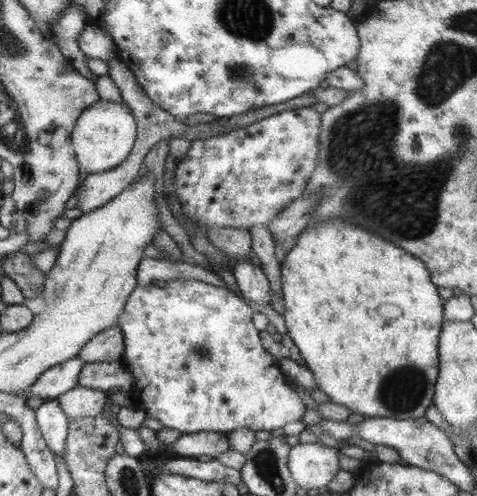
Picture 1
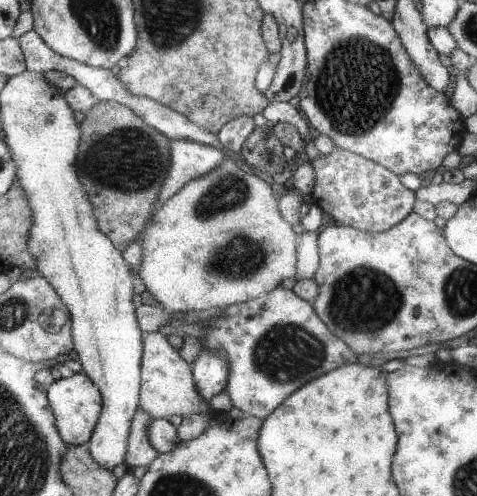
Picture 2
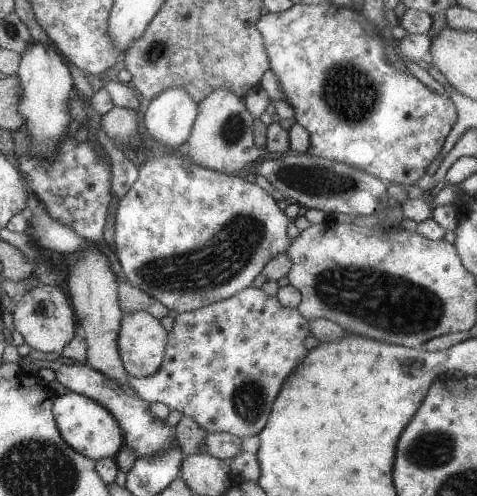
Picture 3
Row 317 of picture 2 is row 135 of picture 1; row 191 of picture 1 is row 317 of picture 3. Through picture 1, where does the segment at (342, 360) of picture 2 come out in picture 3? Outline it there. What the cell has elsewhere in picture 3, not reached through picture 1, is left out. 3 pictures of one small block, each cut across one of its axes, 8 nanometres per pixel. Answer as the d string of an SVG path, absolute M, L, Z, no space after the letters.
M249 286L221 302L177 314L173 330L167 334L165 358L159 372L141 380L129 378L129 388L147 404L163 404L171 412L189 416L201 426L203 432L223 432L241 440L253 438L265 428L271 414L271 404L275 402L281 386L287 382L289 372L305 360L309 352L305 348L305 338L309 336L311 324L301 318L297 308L283 308L277 302L277 296L267 296L261 288Z

